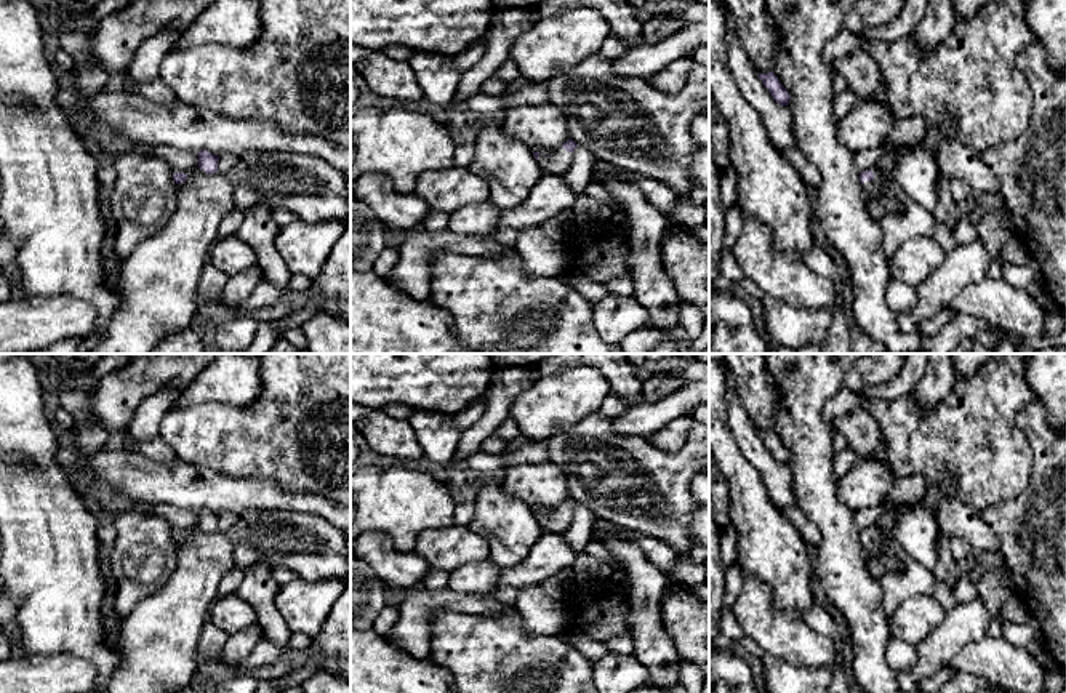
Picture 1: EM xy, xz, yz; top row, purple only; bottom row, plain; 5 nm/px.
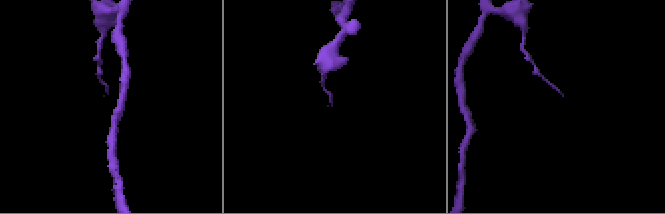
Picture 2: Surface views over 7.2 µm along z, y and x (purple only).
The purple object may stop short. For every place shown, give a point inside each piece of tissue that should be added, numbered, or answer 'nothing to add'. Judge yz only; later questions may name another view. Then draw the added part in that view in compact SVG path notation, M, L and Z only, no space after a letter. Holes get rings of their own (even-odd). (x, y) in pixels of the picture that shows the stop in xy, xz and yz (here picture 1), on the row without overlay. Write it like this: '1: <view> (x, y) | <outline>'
1: yz (911, 578) | M872 528L874 538L864 539L863 547L868 554L890 552L900 568L887 573L882 579L882 608L888 623L895 610L912 595L932 595L935 576L930 570L911 560L896 541L888 541L877 528Z

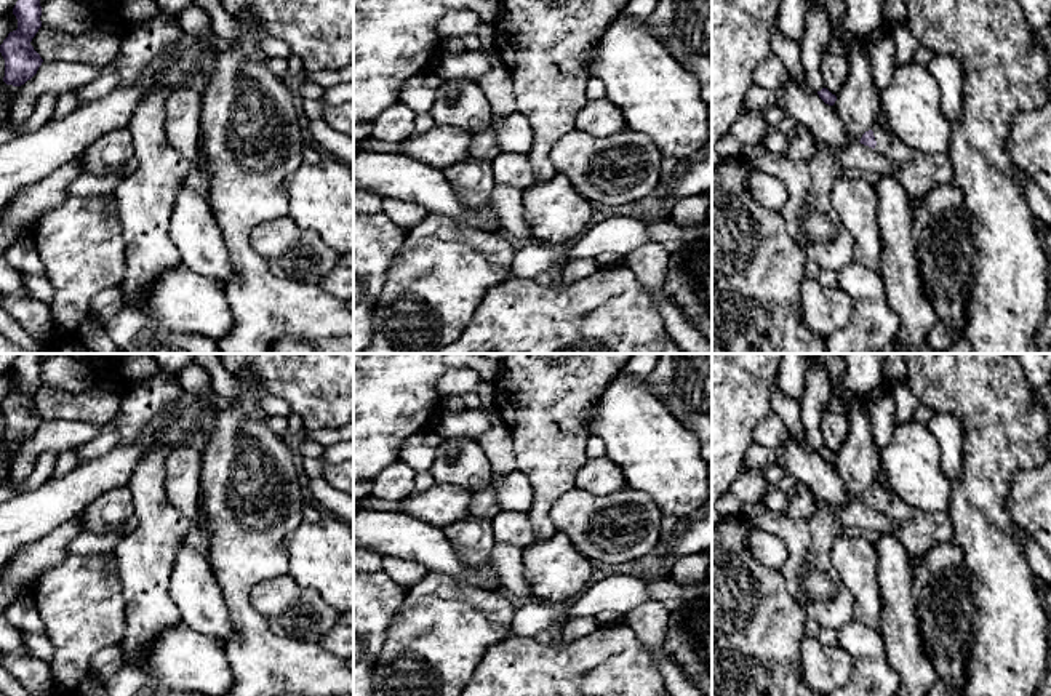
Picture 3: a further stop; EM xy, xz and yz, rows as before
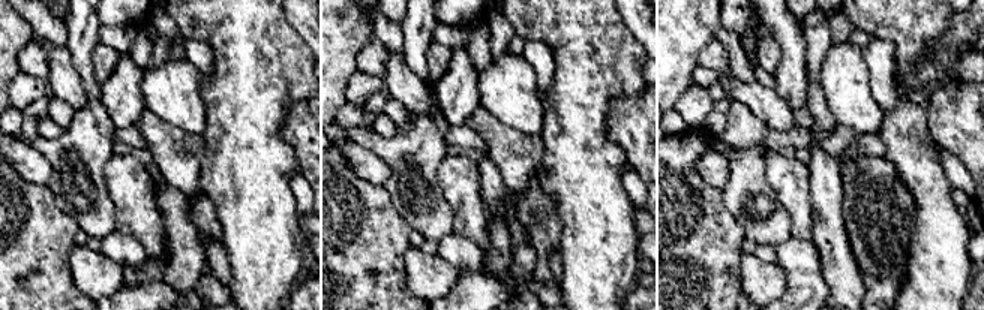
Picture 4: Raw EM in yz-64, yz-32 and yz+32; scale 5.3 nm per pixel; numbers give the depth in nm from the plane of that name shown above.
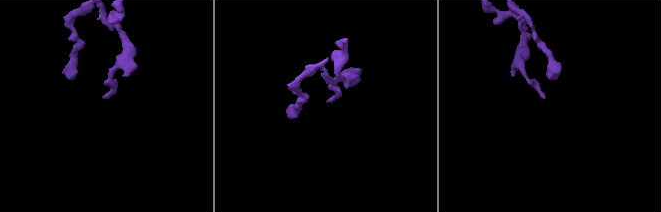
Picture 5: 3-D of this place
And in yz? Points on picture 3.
1: yz (917, 530) | M880 485L872 490L875 509L896 525L891 531L902 542L910 562L917 562L934 544L952 539L953 526L947 512L918 510Z

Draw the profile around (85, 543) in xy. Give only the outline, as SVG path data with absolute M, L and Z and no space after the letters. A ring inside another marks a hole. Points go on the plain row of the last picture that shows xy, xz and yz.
M91 531L78 533L67 546L69 555L94 555L110 552L120 542L122 536L96 534Z

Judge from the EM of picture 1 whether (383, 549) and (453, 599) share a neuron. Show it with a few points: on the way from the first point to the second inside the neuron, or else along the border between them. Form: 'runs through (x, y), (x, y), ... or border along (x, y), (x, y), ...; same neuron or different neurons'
border along (420, 584), (407, 591); different neurons

